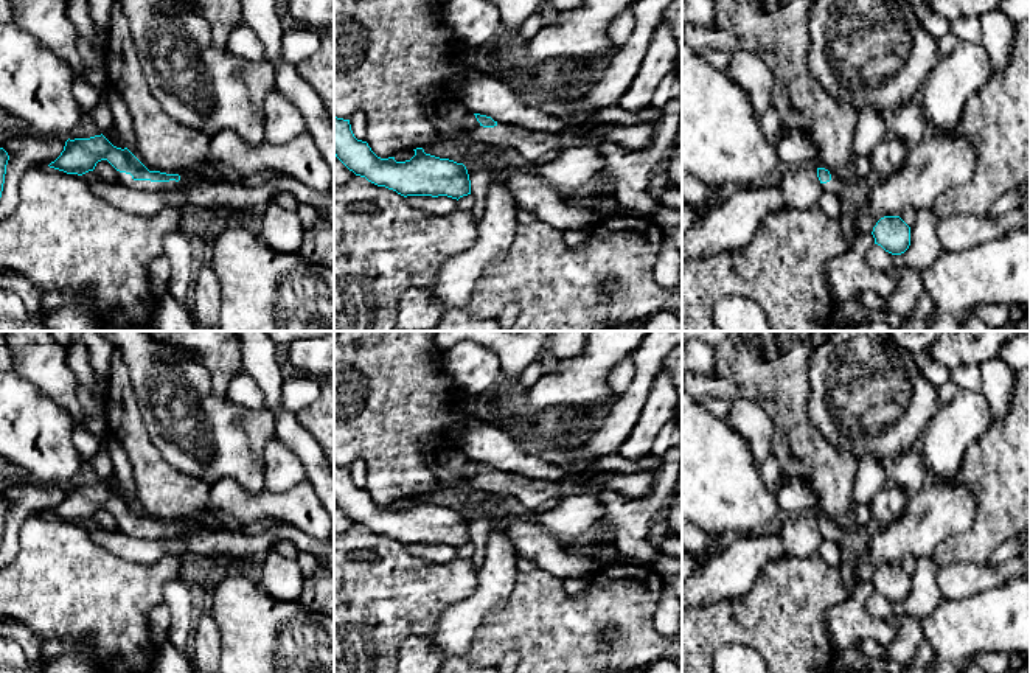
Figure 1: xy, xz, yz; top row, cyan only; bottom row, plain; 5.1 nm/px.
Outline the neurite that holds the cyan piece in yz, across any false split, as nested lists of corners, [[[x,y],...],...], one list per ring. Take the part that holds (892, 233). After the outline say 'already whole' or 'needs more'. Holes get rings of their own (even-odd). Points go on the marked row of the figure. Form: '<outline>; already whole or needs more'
[[[900,216],[881,218],[872,232],[875,244],[892,255],[904,253],[910,246],[910,227]]]; already whole

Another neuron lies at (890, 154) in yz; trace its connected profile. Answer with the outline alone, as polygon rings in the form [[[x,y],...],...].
[[[884,137],[872,151],[872,169],[884,179],[901,169],[909,155],[909,146],[898,137]]]

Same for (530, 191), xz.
[[[520,169],[511,171],[506,176],[506,187],[517,210],[524,208],[534,213],[539,221],[559,232],[581,230],[589,225],[589,214],[584,208],[567,205],[567,197],[536,174]]]

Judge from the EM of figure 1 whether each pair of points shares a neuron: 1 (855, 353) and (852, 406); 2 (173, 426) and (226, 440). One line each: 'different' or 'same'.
1: same
2: same

